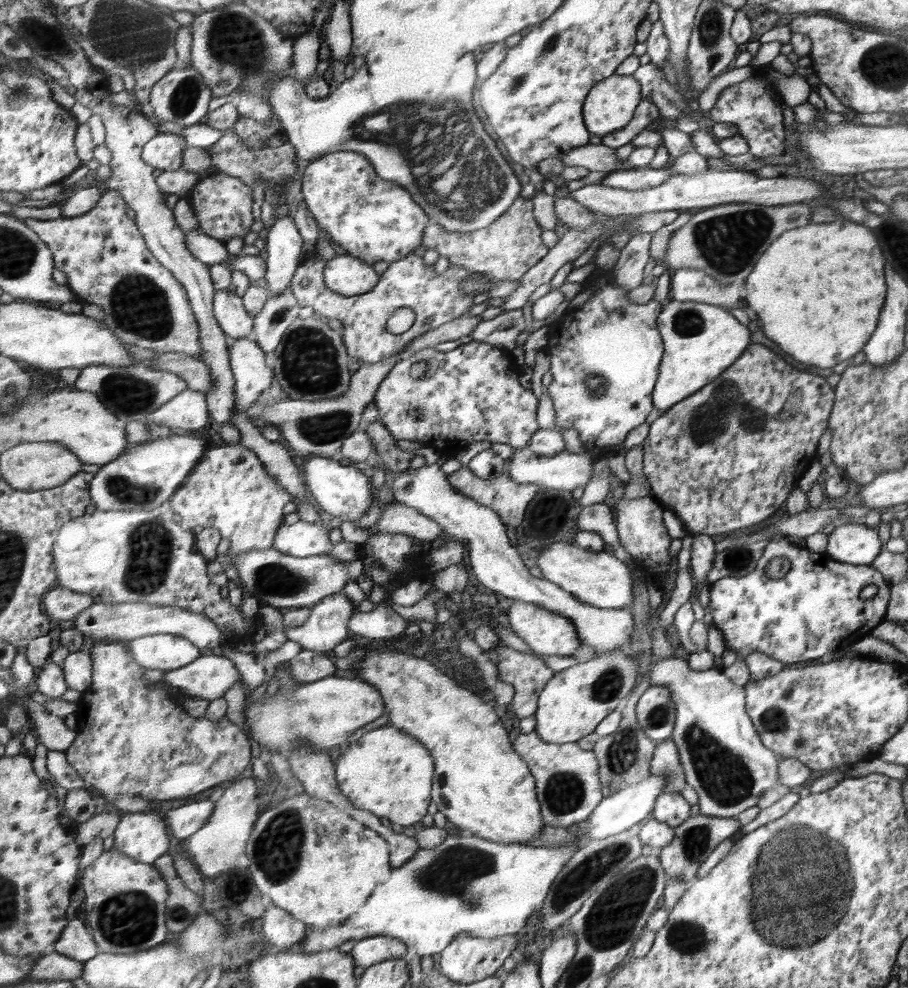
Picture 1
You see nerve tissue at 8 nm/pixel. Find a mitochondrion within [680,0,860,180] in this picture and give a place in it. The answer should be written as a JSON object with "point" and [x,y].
{"point":[710,36]}

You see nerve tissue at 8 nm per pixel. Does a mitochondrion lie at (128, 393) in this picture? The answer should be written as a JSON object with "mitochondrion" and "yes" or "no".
{"mitochondrion":"yes"}

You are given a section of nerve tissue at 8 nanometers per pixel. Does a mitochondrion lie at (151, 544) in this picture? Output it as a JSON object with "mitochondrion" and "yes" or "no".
{"mitochondrion":"yes"}

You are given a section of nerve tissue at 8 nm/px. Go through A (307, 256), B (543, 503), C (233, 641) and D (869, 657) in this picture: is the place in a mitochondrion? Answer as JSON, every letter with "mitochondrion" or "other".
{"A":"other","B":"mitochondrion","C":"other","D":"other"}

